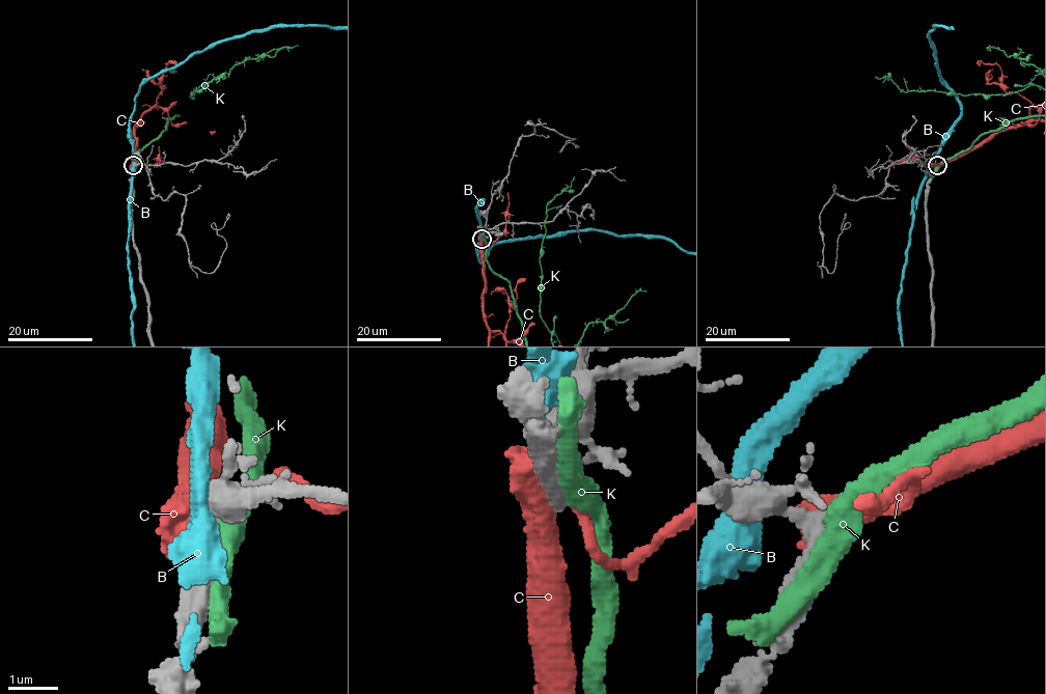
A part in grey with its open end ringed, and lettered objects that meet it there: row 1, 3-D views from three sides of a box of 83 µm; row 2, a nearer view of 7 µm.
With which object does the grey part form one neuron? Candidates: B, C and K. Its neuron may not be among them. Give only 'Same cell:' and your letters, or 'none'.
Same cell: none

